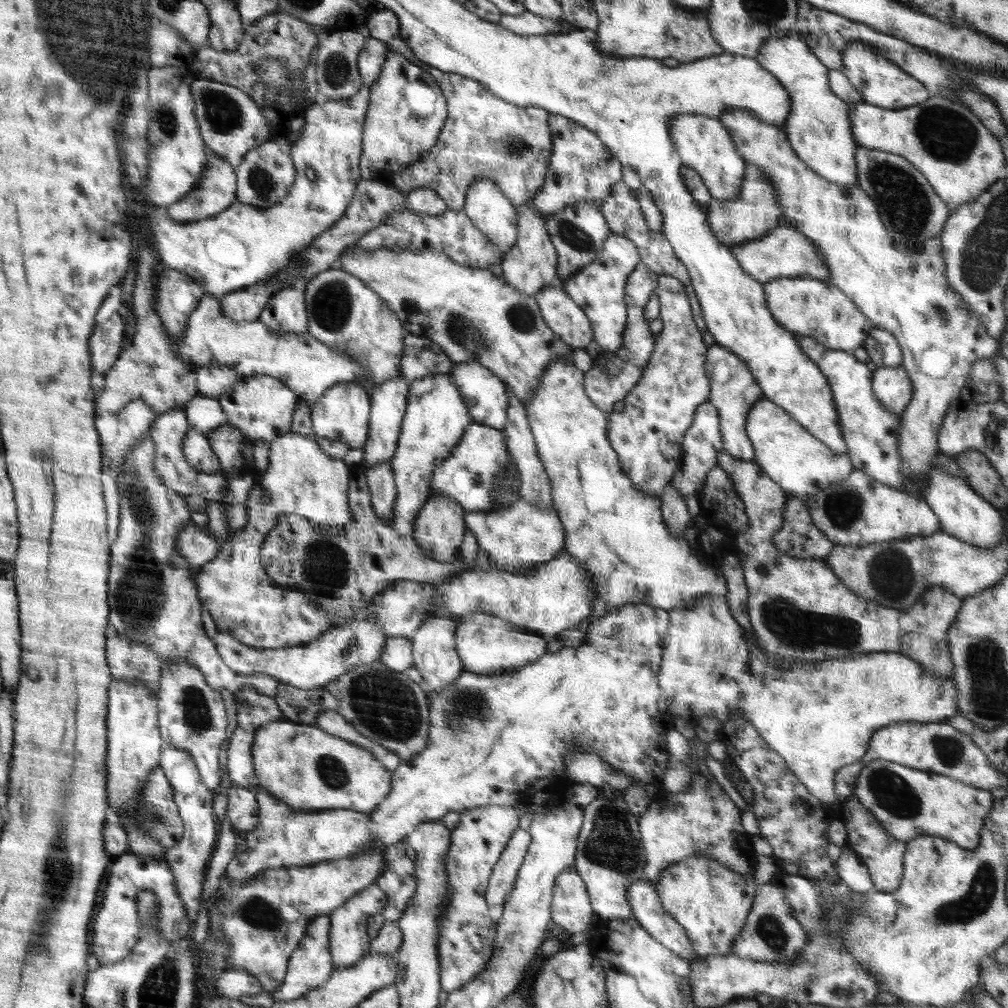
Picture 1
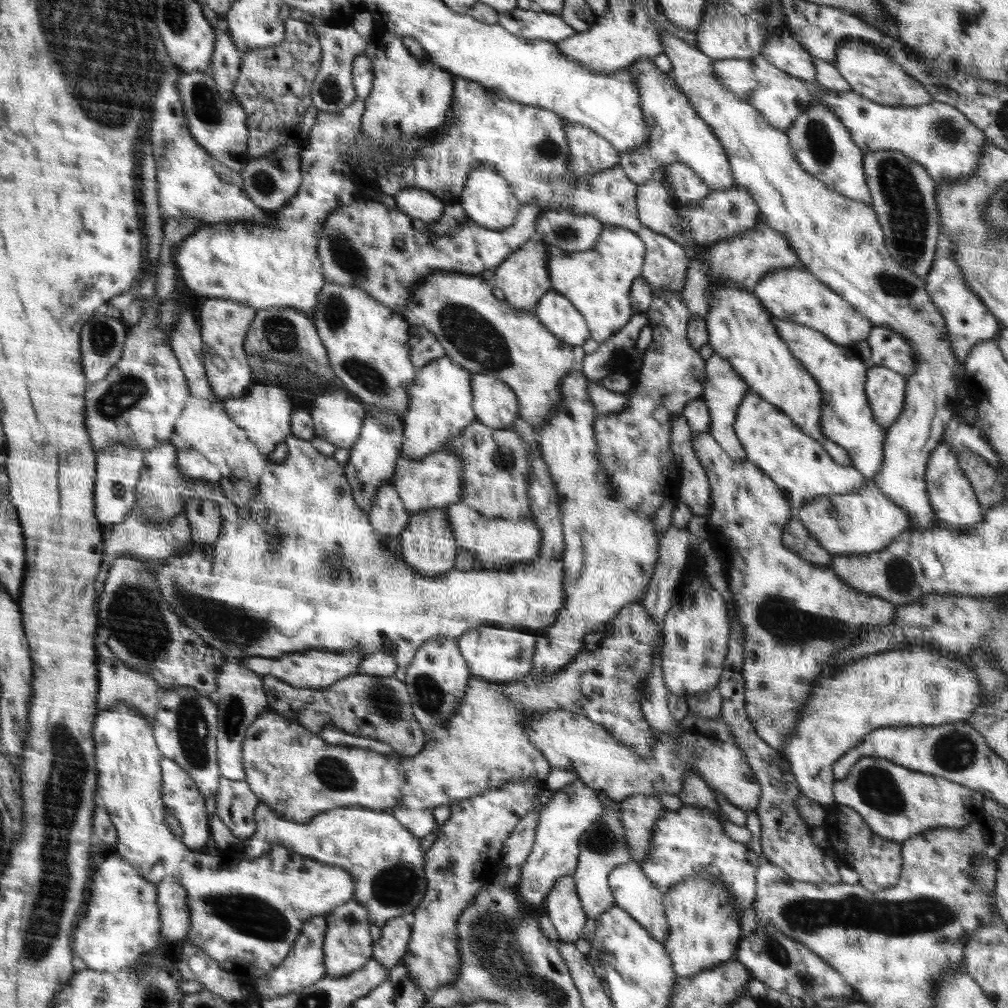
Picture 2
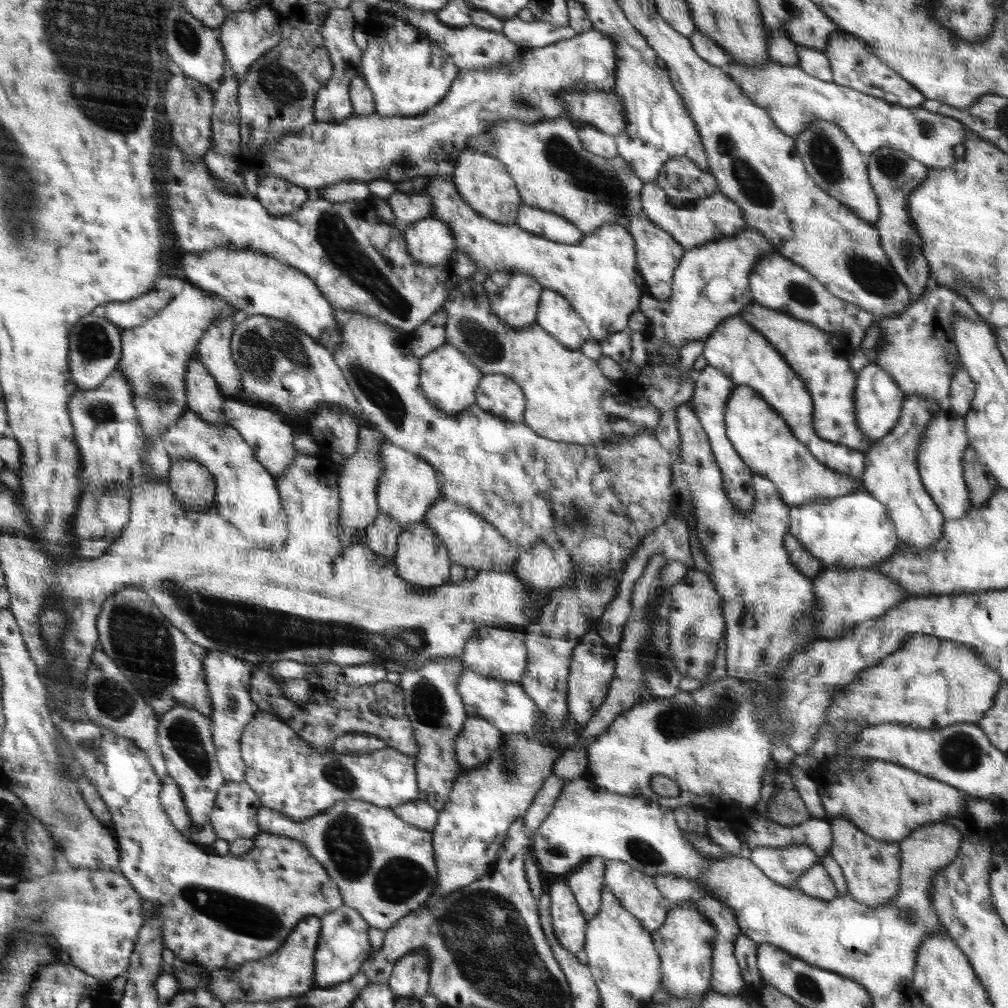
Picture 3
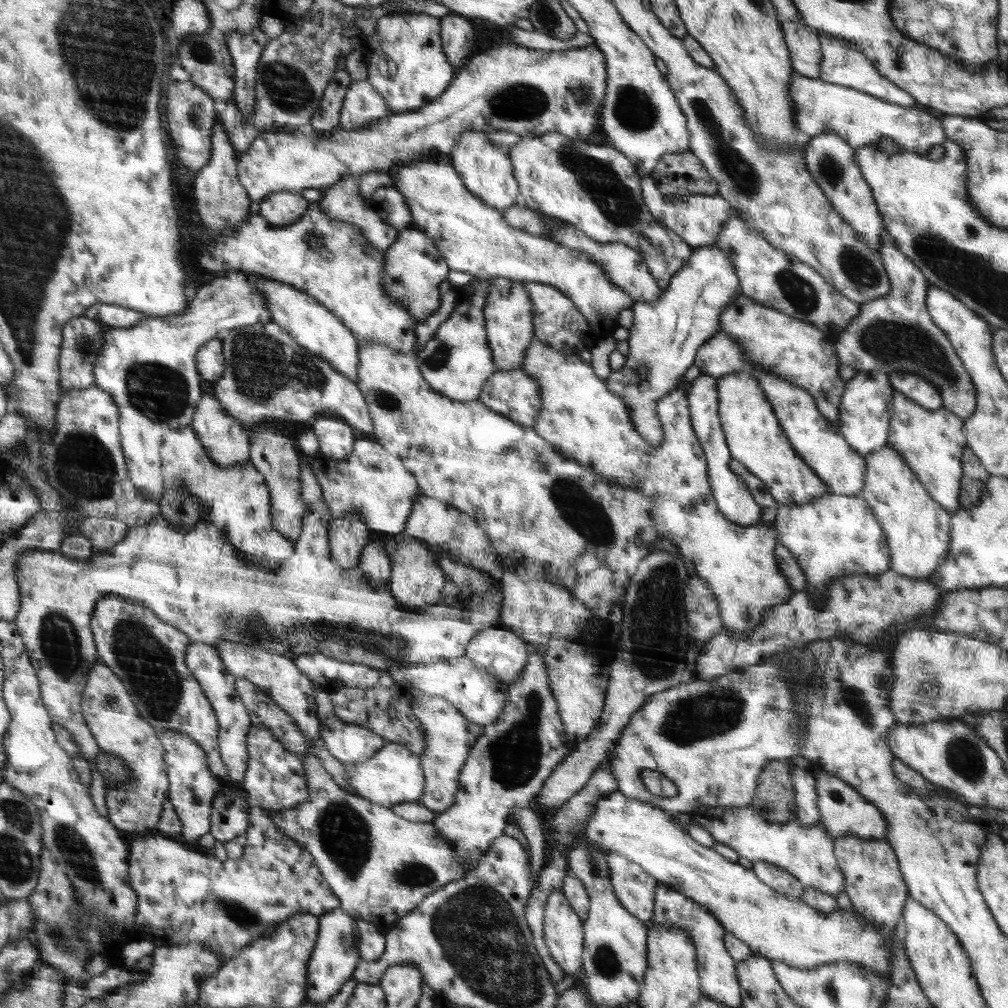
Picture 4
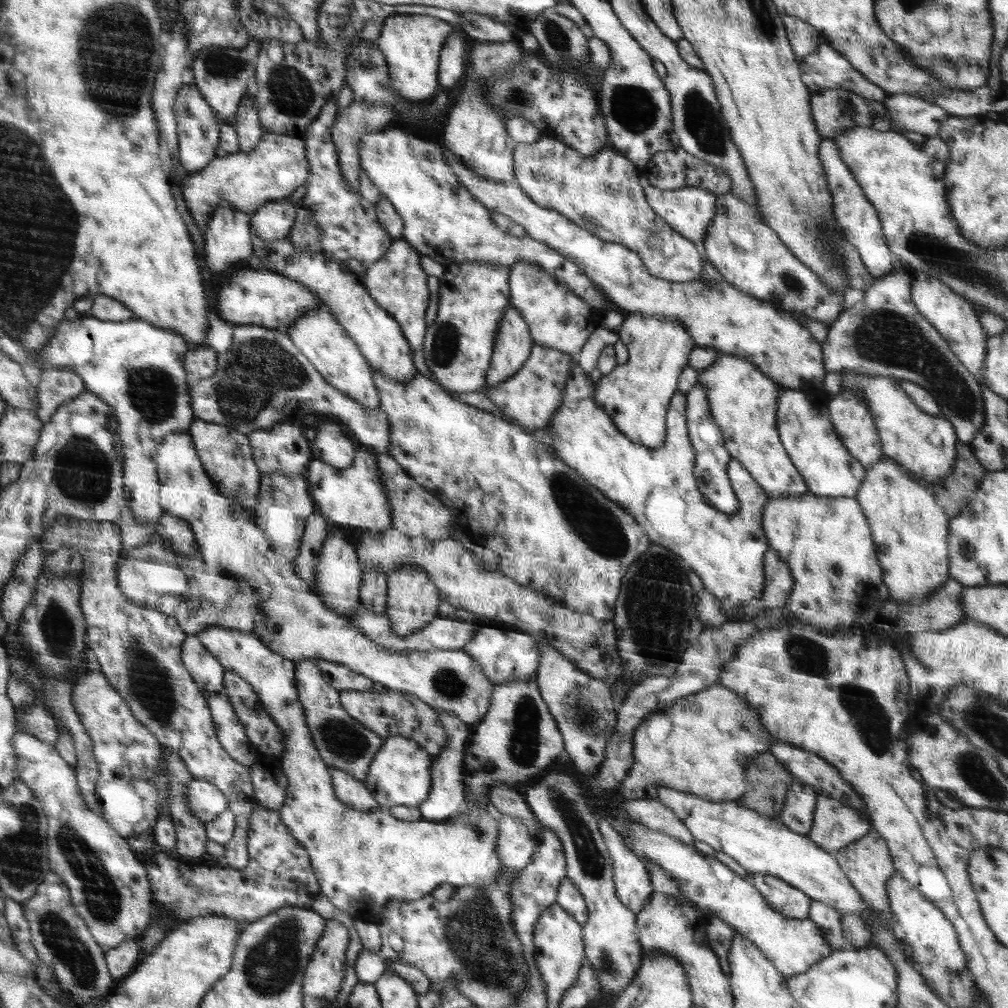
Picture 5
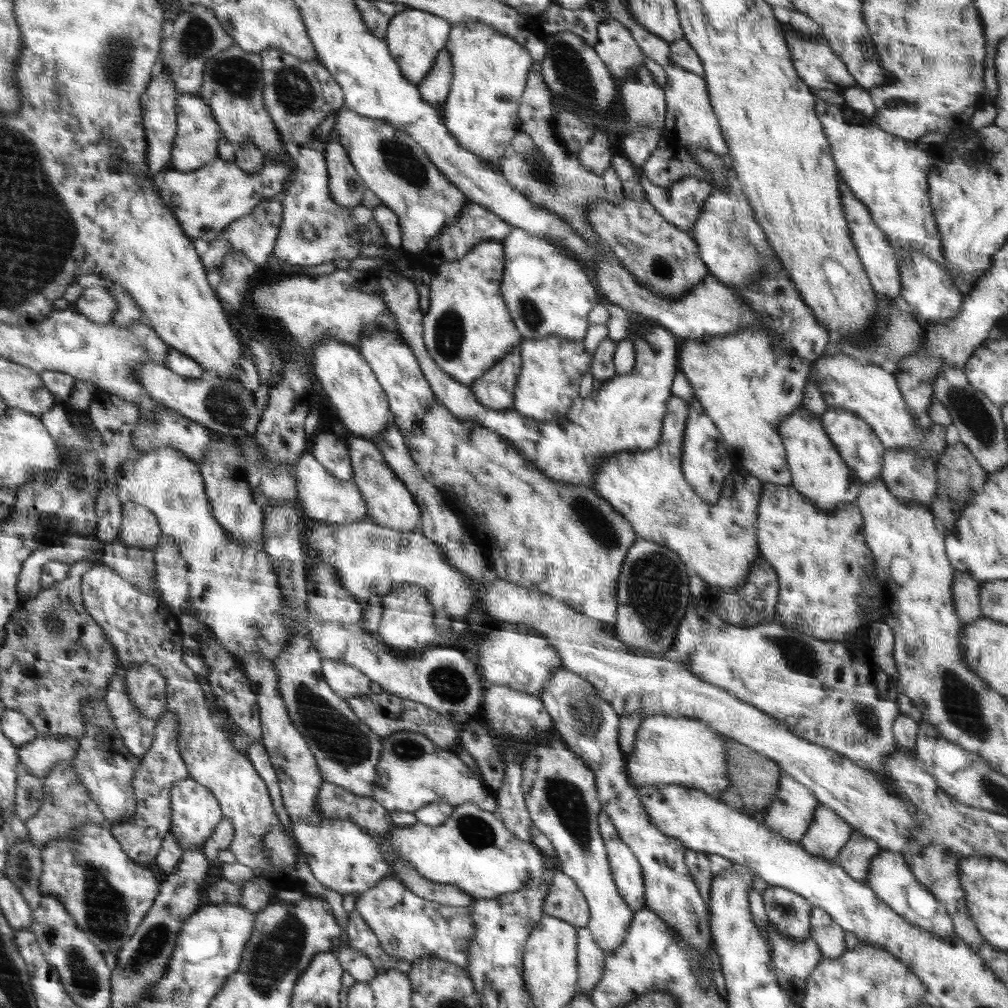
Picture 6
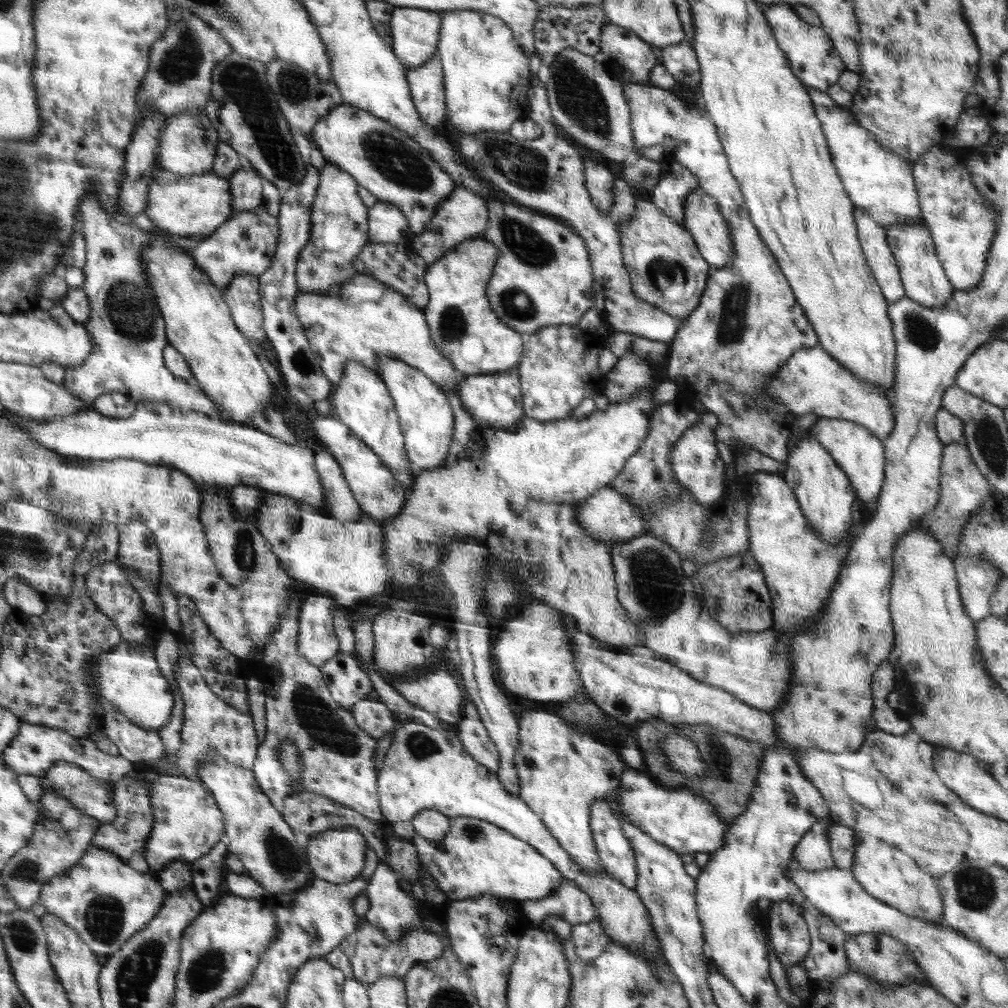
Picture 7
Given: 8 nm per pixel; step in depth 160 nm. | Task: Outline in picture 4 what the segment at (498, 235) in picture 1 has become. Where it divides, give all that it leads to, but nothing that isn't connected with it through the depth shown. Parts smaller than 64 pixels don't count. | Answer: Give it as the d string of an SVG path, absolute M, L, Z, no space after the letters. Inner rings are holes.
M466 131L457 140L452 150L451 163L460 174L465 187L487 205L500 212L508 210L520 200L520 185L516 184L512 174L511 158L506 156L506 150L492 143L488 139L488 132Z

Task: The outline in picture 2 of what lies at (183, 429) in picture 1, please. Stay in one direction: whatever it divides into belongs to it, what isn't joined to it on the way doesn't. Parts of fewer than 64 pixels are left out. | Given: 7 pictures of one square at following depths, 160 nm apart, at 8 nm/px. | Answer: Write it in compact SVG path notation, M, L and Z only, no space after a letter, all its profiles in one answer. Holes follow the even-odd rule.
M290 434L285 440L288 446L288 457L284 462L265 464L265 472L261 476L259 483L259 502L253 504L251 508L247 508L245 512L241 512L240 508L233 503L229 497L224 495L220 484L204 484L201 481L189 480L188 476L180 471L178 467L178 448L176 444L167 442L159 443L150 450L145 451L143 456L143 465L140 471L135 490L135 506L141 510L140 516L152 526L161 527L161 524L168 525L179 512L185 510L185 506L189 499L200 498L212 501L219 510L221 516L222 530L214 542L209 547L200 547L196 544L188 547L179 555L167 558L165 563L156 566L150 562L153 567L153 579L157 580L157 587L160 596L164 597L169 607L173 609L178 616L184 620L194 632L201 636L206 644L213 644L216 652L225 654L229 659L235 661L244 658L252 658L254 656L262 656L266 658L278 658L282 655L292 654L294 652L307 652L312 650L320 650L325 652L344 652L354 650L355 648L364 648L365 654L374 654L376 652L387 652L395 658L397 668L407 668L413 662L413 658L420 650L422 644L430 639L450 638L458 640L465 632L472 628L480 628L482 625L503 624L504 627L523 628L530 632L544 631L546 627L552 626L557 620L558 612L560 612L563 602L568 599L566 589L563 583L564 563L561 558L553 558L552 560L544 560L541 557L534 558L532 561L524 561L514 569L482 569L470 571L458 570L454 568L438 577L424 577L408 568L400 559L395 557L394 552L386 547L382 547L382 540L379 534L374 530L372 522L369 520L369 513L364 512L360 505L353 499L353 487L349 484L344 464L339 464L333 456L326 456L325 453L318 452L318 449L310 440L304 440L300 437ZM279 536L279 541L275 548L270 549L271 542ZM331 552L343 552L345 559L345 569L343 571L335 571L332 569L327 572L326 558ZM390 648L390 650L388 650Z

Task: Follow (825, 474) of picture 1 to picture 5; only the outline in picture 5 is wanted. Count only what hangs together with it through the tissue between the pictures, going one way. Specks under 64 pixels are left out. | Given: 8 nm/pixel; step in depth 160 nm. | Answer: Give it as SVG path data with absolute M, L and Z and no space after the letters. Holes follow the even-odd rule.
M726 353L720 355L711 367L698 372L697 385L700 385L706 391L711 415L722 431L722 438L724 438L726 450L730 453L731 458L738 460L754 476L755 482L763 488L763 491L770 498L779 499L788 495L807 494L806 481L789 459L776 427L778 390L786 390L785 388L780 387L780 384L776 384L770 378L766 378L766 375L749 360L736 355L727 355Z

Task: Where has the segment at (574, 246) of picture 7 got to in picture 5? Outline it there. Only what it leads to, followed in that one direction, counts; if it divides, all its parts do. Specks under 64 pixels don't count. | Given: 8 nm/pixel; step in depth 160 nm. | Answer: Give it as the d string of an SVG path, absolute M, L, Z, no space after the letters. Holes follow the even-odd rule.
M517 264L509 272L509 300L512 307L521 310L536 345L555 348L557 351L573 355L580 352L590 332L596 328L592 322L592 307L572 289L554 279L545 269L532 264Z

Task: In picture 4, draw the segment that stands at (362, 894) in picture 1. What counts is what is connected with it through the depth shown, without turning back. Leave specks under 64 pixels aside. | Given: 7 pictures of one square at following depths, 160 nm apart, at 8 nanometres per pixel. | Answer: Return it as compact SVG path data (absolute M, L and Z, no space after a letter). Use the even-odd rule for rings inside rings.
M340 907L321 915L320 934L308 961L306 1001L328 1002L341 991L345 983L355 979L354 971L362 961L357 919L352 918Z

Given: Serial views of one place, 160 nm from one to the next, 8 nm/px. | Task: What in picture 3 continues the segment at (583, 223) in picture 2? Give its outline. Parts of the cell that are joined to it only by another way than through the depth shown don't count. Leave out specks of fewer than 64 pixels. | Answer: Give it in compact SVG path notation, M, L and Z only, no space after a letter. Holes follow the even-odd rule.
M526 204L521 205L516 224L521 229L560 244L582 243L586 235L572 221L566 220L566 217Z

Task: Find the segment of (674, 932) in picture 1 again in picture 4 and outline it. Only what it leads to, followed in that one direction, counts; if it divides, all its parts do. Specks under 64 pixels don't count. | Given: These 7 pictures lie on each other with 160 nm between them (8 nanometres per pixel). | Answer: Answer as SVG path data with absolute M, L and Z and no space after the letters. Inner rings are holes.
M616 851L608 852L607 856L618 900L641 921L649 922L656 910L656 892L660 882Z

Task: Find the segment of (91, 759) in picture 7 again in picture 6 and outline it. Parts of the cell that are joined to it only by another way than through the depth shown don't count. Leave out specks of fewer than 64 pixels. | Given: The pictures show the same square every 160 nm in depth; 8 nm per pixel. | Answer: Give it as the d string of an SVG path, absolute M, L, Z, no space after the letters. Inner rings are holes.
M39 734L36 740L20 747L18 757L28 774L45 778L62 761L72 761L77 756L78 739L54 738Z

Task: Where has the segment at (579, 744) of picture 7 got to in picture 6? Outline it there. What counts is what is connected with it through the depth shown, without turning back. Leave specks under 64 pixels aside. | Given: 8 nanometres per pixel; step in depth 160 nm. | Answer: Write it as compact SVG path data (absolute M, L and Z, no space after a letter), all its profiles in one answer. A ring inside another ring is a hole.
M557 735L550 736L550 738L544 738L544 740L540 740L536 746L532 747L532 750L527 750L524 754L525 768L524 768L524 782L522 783L522 789L525 794L525 805L528 806L529 815L532 818L533 826L536 826L538 830L542 831L542 834L545 834L549 837L550 842L553 843L553 847L557 852L556 858L560 860L560 864L562 864L562 873L565 873L566 876L573 877L573 879L578 884L578 887L585 895L585 899L589 903L589 911L592 913L589 916L589 924L588 927L592 931L592 936L594 940L601 946L603 953L605 956L612 951L618 950L618 948L622 947L624 944L630 926L632 926L633 922L633 909L629 907L629 903L621 896L621 893L617 889L616 881L613 879L613 872L610 869L609 864L609 856L608 849L605 847L605 839L600 833L600 824L598 823L598 818L600 816L601 808L601 800L600 794L597 793L597 779L596 774L592 769L589 769L589 766L585 764L576 754L572 752L572 748L569 748L568 745L565 744Z

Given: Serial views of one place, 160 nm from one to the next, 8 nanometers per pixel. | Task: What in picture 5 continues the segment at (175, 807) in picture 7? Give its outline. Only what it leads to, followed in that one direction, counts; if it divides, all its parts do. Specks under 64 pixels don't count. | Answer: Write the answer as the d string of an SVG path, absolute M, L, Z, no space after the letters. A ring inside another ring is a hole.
M194 778L189 785L189 802L192 811L208 824L229 807L229 798L216 785Z

